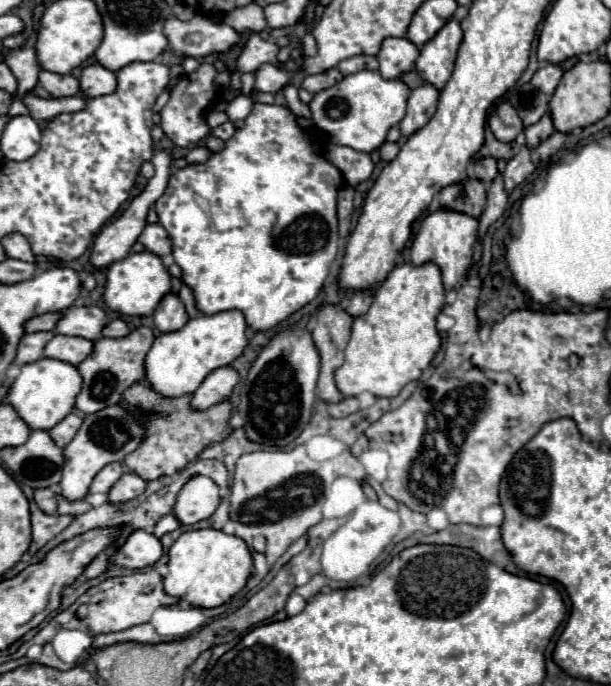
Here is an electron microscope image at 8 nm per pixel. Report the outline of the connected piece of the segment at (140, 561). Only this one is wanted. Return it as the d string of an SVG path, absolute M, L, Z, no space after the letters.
M134 530L126 544L116 550L114 564L120 564L124 568L146 568L154 566L162 556L162 544L160 540L146 532L146 530Z

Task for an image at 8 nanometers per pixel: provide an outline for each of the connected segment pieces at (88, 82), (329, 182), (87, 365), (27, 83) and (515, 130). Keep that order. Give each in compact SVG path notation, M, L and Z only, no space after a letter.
M90 64L82 70L80 90L86 98L112 94L116 90L116 74L100 64Z
M254 104L244 128L234 132L222 152L212 154L206 164L172 172L166 192L154 208L172 240L172 254L182 268L182 282L196 294L196 308L202 314L240 310L250 330L264 332L318 296L338 252L336 200L338 188L344 184L342 172L314 154L318 140L318 134L306 134L296 124L288 108Z
M140 326L124 338L100 338L94 342L92 354L78 366L84 386L76 398L76 408L84 414L94 414L106 406L114 406L122 400L122 392L134 382L144 380L144 358L154 342L154 332L148 326Z
M36 30L30 32L30 38L26 40L26 46L20 50L4 50L4 62L12 70L17 79L18 89L8 110L10 116L28 114L22 98L31 92L37 84L40 64L36 60Z
M502 102L498 104L490 118L488 118L488 126L492 130L492 134L500 140L500 142L514 142L516 136L524 130L516 110L508 104L508 102Z

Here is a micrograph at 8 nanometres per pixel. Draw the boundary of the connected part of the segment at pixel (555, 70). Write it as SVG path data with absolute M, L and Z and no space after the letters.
M544 64L544 66L540 66L540 68L534 72L532 84L534 84L540 92L544 92L544 94L552 94L552 92L556 90L560 78L562 78L562 68L560 68L560 66L556 66L556 64Z

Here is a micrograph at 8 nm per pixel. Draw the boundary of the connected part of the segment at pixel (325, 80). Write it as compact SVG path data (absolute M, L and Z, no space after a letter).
M332 68L332 70L326 70L322 74L314 74L314 76L306 76L304 82L302 82L302 88L308 90L310 94L316 94L320 90L326 90L334 84L338 84L342 80L342 74L338 72L338 68Z

